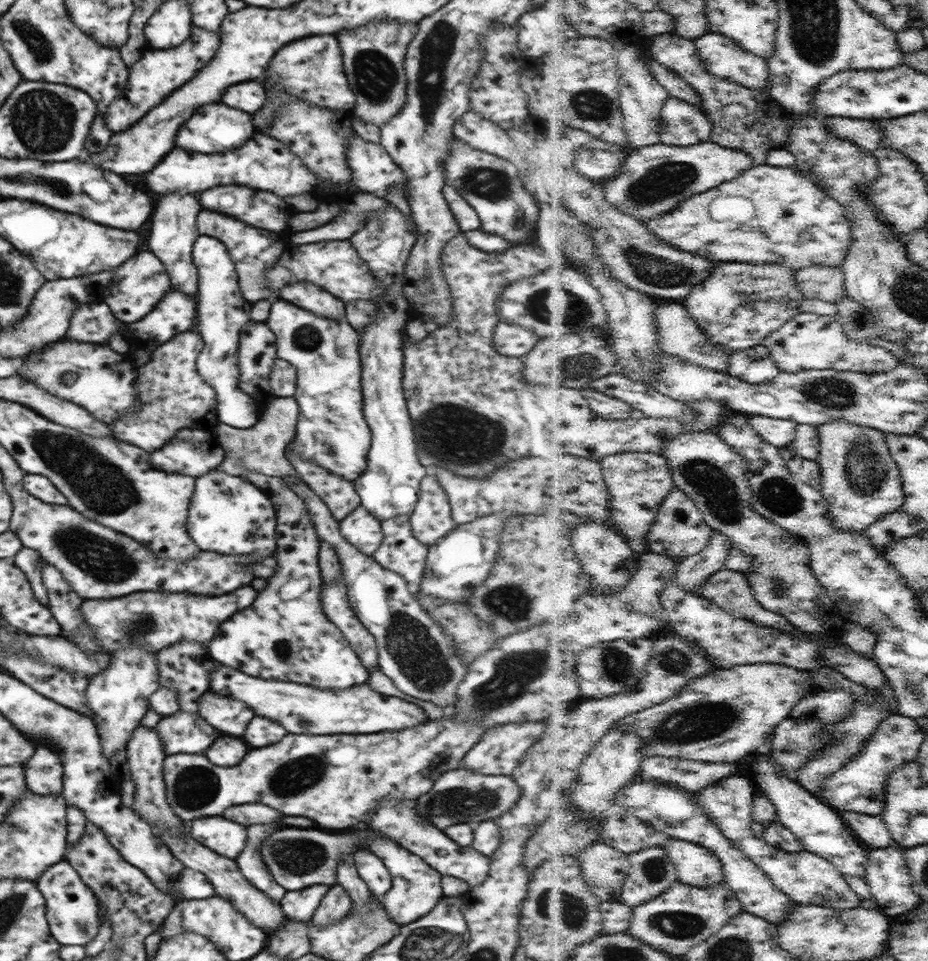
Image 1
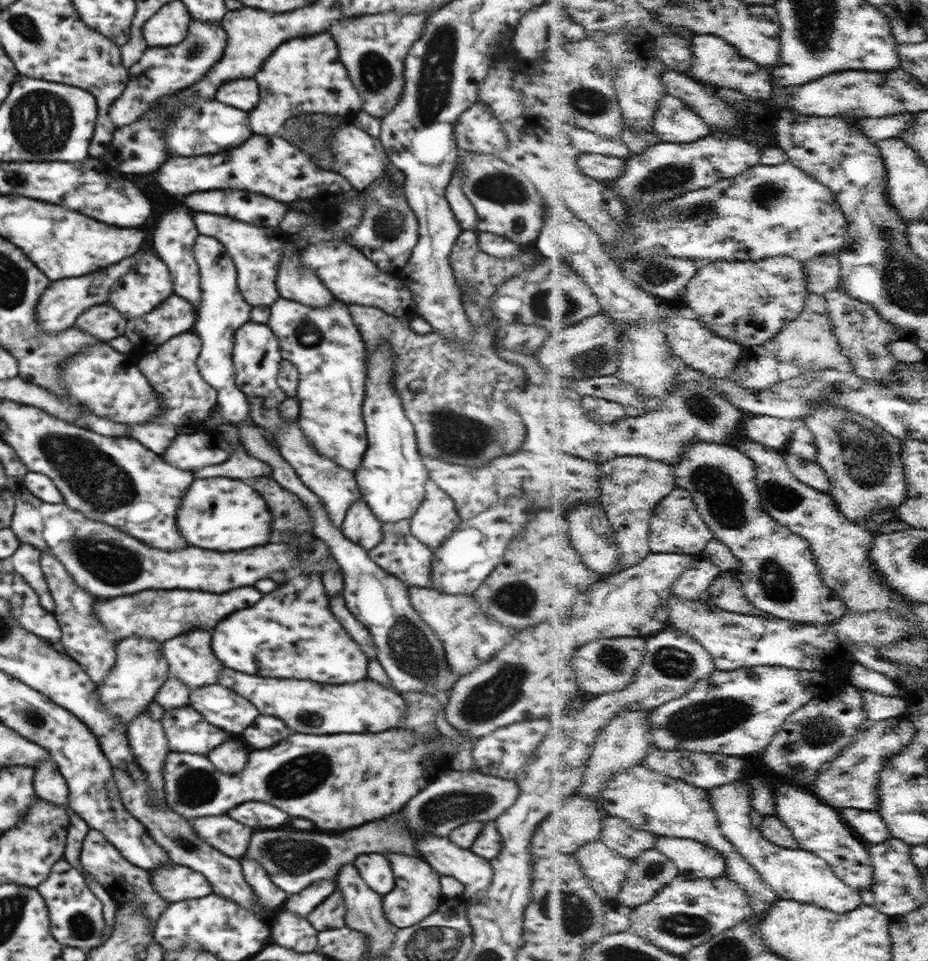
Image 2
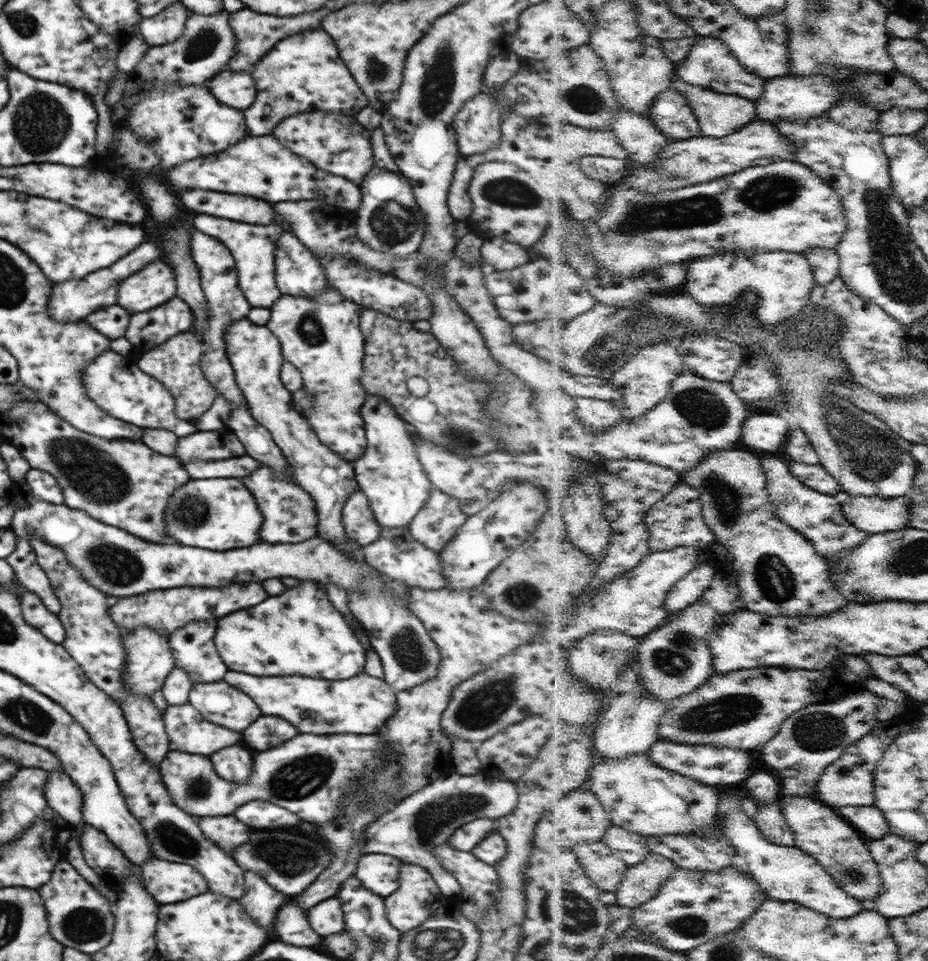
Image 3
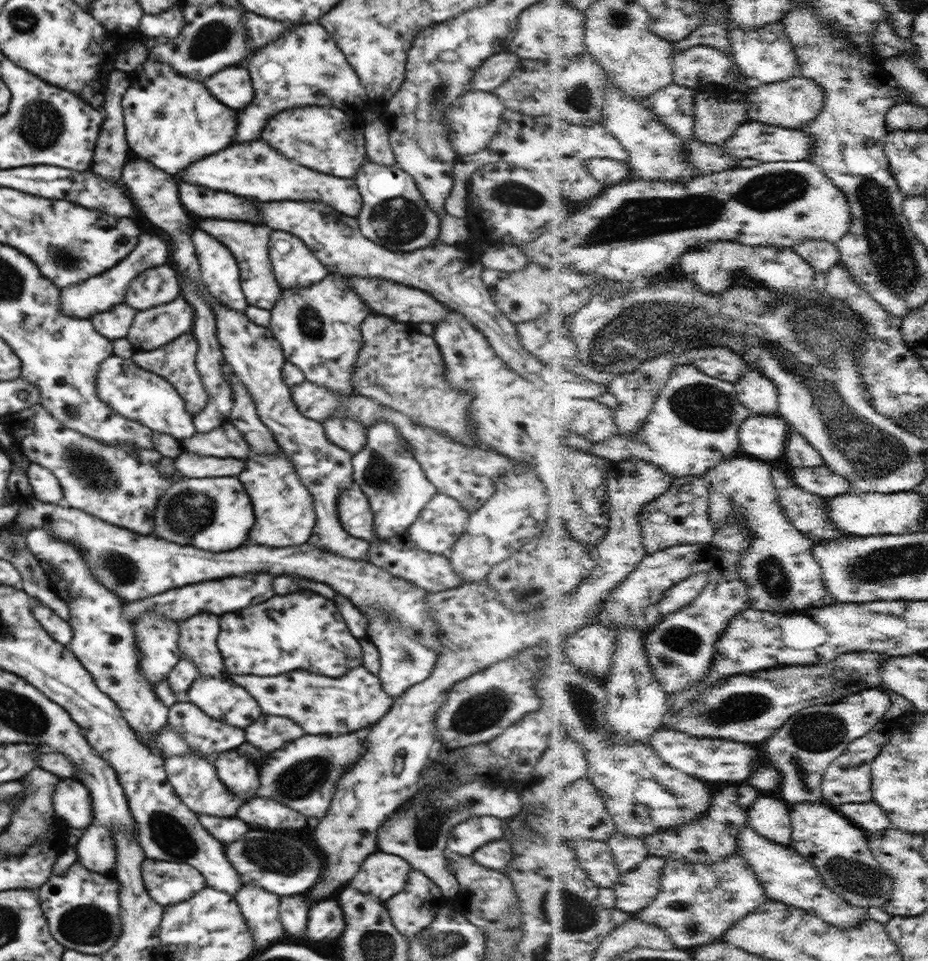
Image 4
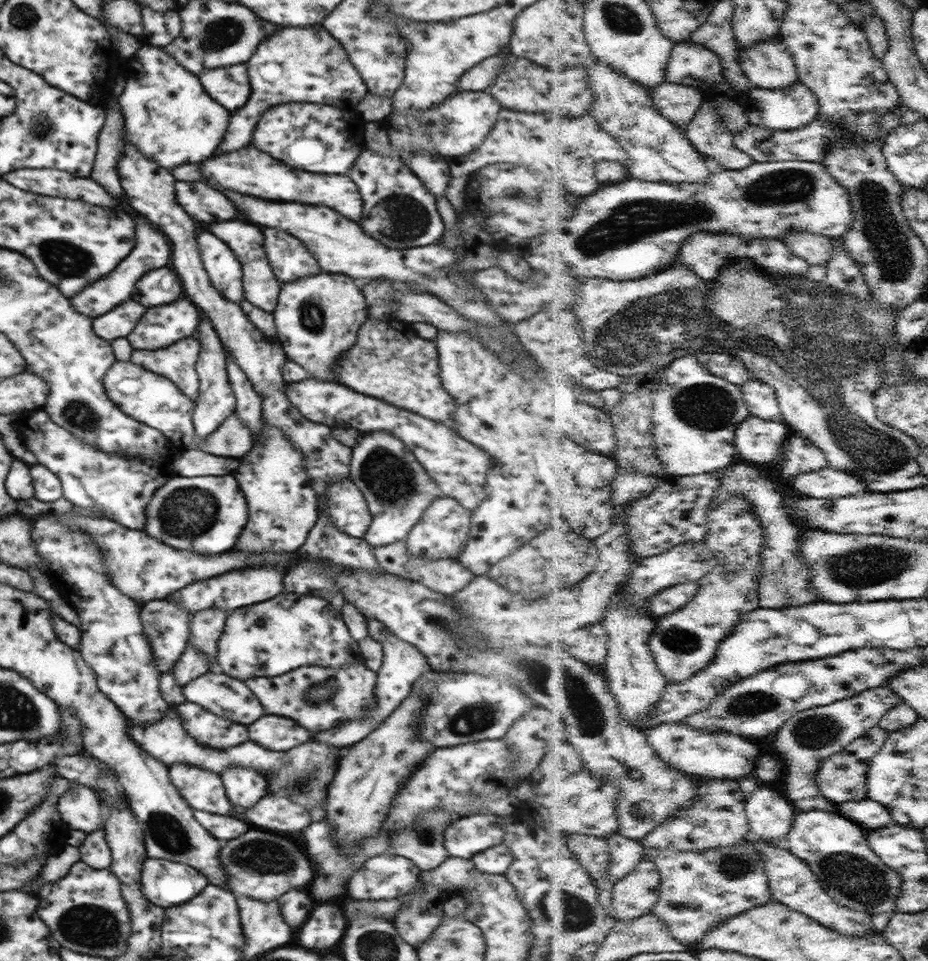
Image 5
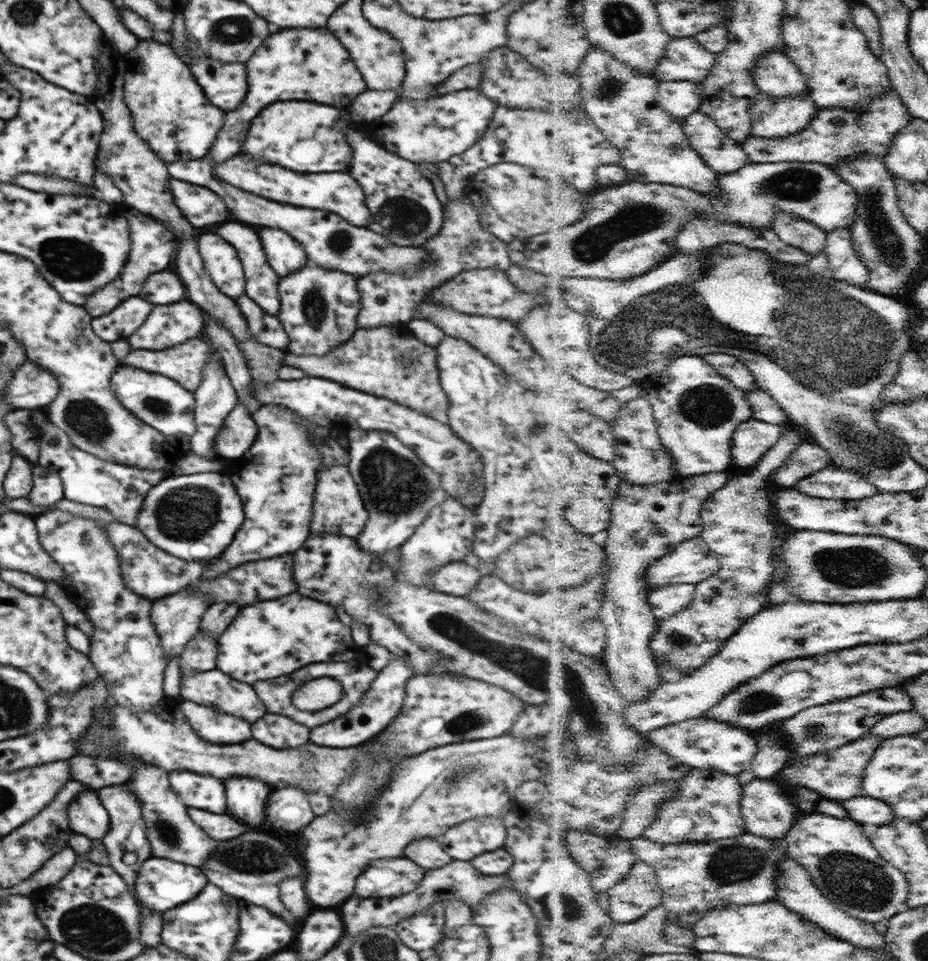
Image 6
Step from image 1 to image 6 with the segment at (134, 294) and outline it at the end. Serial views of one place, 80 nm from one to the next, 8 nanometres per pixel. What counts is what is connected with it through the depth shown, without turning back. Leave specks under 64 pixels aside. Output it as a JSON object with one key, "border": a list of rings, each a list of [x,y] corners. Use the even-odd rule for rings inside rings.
{"border":[[[158,272],[146,278],[138,296],[152,304],[170,304],[170,302],[180,302],[186,296],[184,288],[186,286],[176,274]]]}

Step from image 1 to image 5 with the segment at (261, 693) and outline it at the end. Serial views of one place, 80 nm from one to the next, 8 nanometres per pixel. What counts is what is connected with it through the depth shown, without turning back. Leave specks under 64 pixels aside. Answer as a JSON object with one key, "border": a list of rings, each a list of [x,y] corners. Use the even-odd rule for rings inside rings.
{"border":[[[358,662],[343,666],[342,668],[324,668],[323,666],[302,666],[298,670],[292,670],[290,674],[282,674],[278,678],[256,677],[244,681],[252,693],[262,704],[266,714],[286,716],[304,726],[310,732],[322,732],[332,730],[339,726],[340,720],[350,718],[362,718],[366,712],[375,709],[377,702],[374,699],[374,686],[376,685],[377,672],[366,668],[364,662]],[[328,678],[334,678],[336,690],[334,696],[326,702],[310,704],[306,694],[314,684],[324,684]]]}

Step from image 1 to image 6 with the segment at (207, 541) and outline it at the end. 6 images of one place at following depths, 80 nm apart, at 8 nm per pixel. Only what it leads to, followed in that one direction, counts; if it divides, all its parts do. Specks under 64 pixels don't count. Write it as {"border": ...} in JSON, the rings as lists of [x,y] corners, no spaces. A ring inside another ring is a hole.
{"border":[[[199,472],[198,474],[176,475],[176,478],[168,476],[153,486],[144,499],[135,527],[141,530],[150,542],[168,554],[187,561],[202,562],[212,561],[216,559],[216,556],[220,556],[226,550],[226,546],[232,544],[234,534],[238,532],[242,522],[244,522],[242,500],[231,478],[212,474],[212,472]]]}

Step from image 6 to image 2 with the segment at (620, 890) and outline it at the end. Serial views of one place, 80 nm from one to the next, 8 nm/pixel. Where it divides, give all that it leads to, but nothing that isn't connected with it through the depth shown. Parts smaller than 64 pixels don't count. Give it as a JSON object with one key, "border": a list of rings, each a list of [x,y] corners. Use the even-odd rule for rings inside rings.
{"border":[[[658,847],[647,850],[637,861],[633,861],[618,902],[634,908],[646,905],[681,875],[680,867],[673,858]]]}

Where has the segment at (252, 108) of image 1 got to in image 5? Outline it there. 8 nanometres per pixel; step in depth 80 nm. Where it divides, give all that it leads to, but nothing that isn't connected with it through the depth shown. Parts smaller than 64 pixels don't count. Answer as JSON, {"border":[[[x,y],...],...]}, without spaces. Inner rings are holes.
{"border":[[[244,64],[205,70],[198,78],[205,91],[228,110],[242,108],[250,96],[251,84]]]}

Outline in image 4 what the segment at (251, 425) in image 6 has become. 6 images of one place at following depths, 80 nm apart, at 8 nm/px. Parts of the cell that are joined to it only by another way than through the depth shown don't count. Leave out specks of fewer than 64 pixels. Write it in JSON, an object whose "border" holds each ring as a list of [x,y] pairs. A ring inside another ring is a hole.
{"border":[[[230,422],[207,433],[196,433],[181,440],[184,452],[216,458],[246,459],[251,455],[248,443],[239,430]]]}

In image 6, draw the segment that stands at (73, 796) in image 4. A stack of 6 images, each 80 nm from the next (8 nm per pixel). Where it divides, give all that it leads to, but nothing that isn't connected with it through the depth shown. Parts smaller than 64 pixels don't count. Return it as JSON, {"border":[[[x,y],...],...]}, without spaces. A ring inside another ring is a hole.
{"border":[[[92,791],[81,792],[67,806],[67,817],[72,832],[89,839],[101,839],[109,829],[110,815]]]}

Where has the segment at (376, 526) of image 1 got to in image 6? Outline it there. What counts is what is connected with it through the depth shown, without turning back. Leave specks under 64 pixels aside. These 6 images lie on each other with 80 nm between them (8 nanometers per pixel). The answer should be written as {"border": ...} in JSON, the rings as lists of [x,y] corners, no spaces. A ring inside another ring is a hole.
{"border":[[[333,464],[317,471],[317,483],[313,498],[313,521],[310,533],[342,535],[355,539],[366,526],[369,514],[358,487],[346,464]]]}

